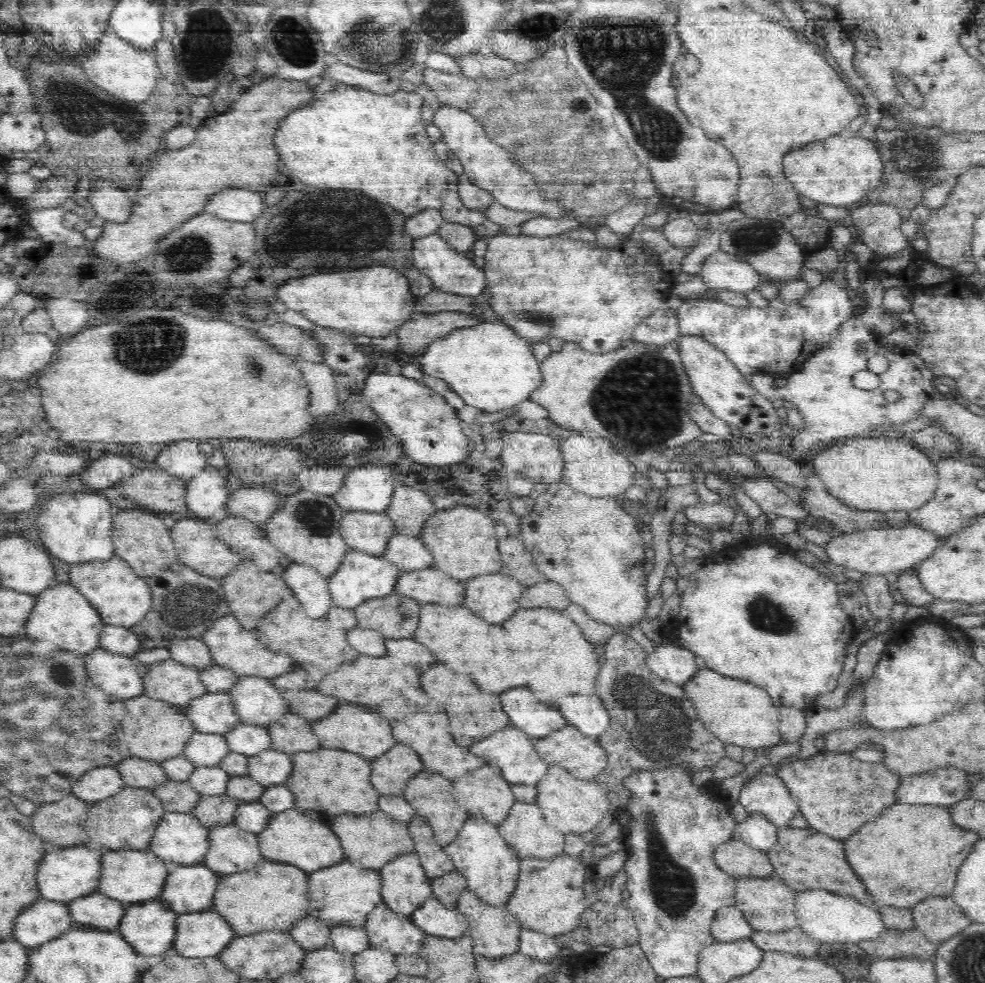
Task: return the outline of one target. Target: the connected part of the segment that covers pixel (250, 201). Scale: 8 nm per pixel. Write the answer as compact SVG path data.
M246 189L222 190L208 199L203 212L225 221L255 222L264 210L264 193Z

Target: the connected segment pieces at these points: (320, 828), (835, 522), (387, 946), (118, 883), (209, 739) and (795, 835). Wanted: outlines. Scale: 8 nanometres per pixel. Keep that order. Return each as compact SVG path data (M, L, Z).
M294 808L273 813L266 828L256 835L263 858L300 866L302 870L308 870L308 872L334 866L346 860L344 849L340 846L340 840L336 838L336 834L326 824L310 820L308 816L302 816Z
M812 490L801 492L801 505L810 515L822 518L827 527L841 532L858 532L868 529L887 528L887 516L884 512L860 511L849 508L839 498L827 491L815 494Z
M383 902L378 905L368 916L364 926L370 945L384 949L395 956L418 954L427 935L408 916L396 914Z
M148 849L103 850L99 885L96 892L115 898L127 905L128 902L150 900L162 892L171 868L171 865Z
M195 731L183 748L183 755L196 766L210 766L217 765L230 751L223 735Z
M789 826L779 827L777 841L765 853L772 863L774 876L784 881L793 891L804 892L808 888L828 890L850 897L858 902L874 907L864 883L848 866L844 852L844 843L838 839L814 831L812 827L804 829Z

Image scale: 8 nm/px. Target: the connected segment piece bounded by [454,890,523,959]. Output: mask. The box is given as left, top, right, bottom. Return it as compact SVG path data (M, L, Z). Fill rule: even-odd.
M466 890L461 892L454 909L467 916L470 921L466 934L473 939L475 955L498 959L519 953L520 934L523 929L505 905L488 904L472 891Z

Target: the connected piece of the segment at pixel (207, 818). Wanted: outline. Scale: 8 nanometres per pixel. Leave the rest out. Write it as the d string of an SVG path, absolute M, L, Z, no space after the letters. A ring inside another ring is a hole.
M225 792L218 795L202 796L200 802L190 811L205 827L211 828L233 822L239 801Z

